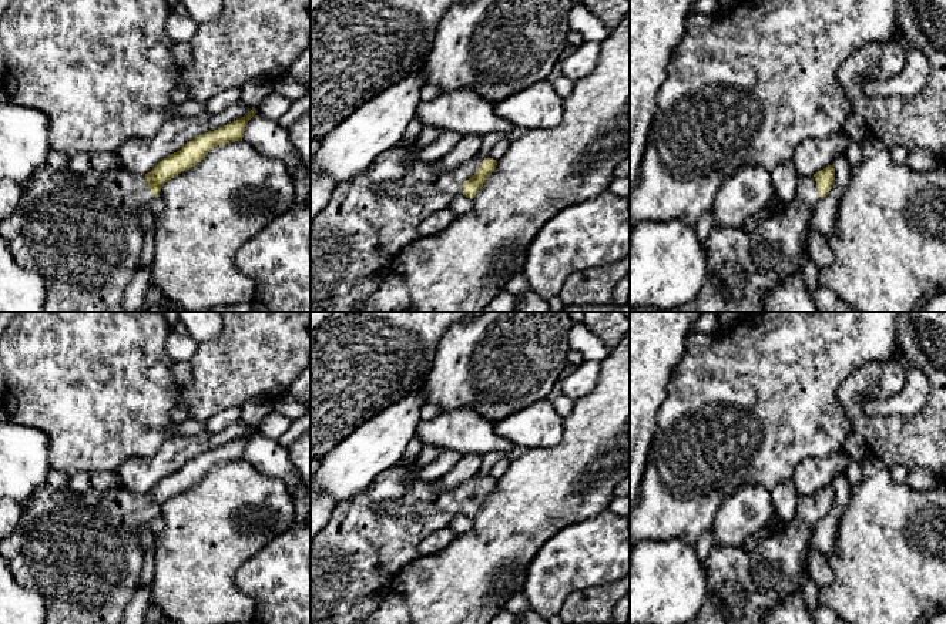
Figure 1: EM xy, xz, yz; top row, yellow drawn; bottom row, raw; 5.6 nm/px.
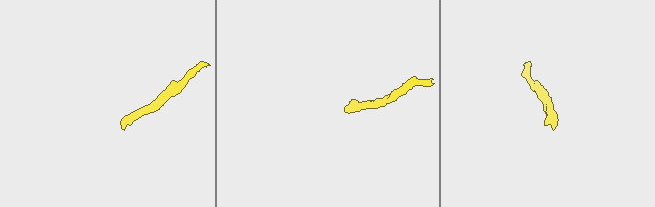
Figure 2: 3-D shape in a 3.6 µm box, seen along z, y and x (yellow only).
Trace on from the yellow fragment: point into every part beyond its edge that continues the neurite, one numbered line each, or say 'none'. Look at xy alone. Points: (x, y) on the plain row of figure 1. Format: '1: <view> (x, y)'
1: xy (81, 552)

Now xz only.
1: xz (371, 536)

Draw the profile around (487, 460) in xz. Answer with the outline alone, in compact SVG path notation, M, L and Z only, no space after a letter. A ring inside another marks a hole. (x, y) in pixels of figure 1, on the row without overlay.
M489 453L482 456L482 466L476 477L484 479L490 474L492 467L501 459L506 457L504 453Z

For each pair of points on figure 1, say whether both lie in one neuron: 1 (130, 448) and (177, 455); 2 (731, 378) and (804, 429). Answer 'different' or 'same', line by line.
1: different
2: same

